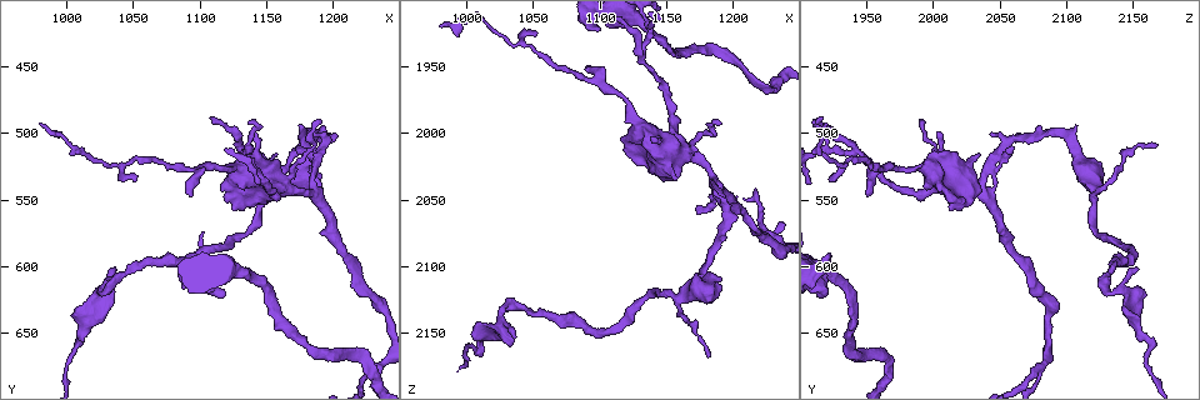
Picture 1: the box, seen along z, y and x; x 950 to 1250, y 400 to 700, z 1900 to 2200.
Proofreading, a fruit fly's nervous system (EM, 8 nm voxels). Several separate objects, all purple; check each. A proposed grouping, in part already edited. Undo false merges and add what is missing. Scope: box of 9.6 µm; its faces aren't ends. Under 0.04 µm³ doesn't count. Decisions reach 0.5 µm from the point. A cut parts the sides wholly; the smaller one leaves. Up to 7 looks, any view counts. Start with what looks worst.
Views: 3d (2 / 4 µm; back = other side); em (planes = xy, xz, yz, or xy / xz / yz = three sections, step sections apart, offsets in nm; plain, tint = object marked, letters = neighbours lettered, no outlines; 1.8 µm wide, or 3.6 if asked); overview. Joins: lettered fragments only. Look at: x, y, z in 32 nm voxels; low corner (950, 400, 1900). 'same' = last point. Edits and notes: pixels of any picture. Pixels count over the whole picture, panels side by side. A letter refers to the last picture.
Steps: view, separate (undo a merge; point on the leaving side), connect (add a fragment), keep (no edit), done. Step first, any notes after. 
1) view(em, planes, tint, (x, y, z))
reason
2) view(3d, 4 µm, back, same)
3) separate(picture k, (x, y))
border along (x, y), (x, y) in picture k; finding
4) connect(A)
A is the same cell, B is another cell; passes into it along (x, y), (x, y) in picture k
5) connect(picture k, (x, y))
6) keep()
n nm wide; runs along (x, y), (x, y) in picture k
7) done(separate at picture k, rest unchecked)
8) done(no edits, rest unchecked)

view(3d, 2 µm, (1100, 592, 1922))
branch stops here

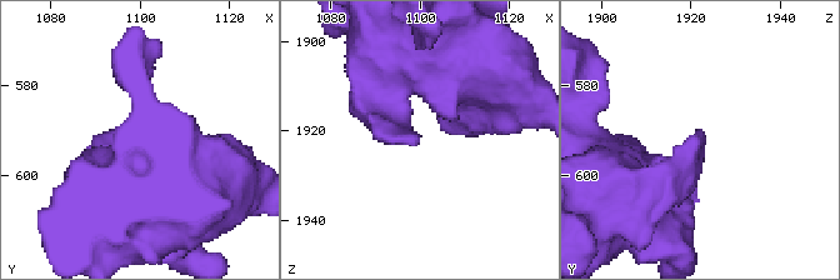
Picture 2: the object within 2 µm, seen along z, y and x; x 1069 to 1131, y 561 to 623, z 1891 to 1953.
view(em, planes, tint, (1099, 592, 1923))

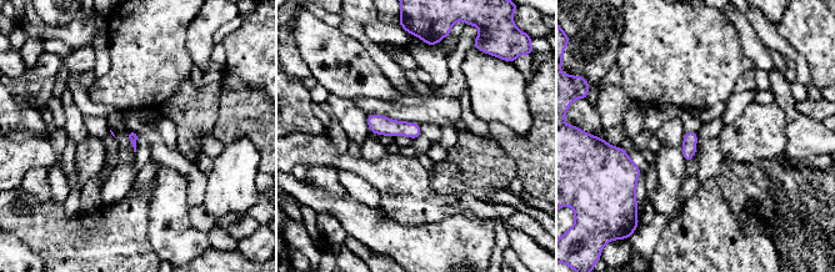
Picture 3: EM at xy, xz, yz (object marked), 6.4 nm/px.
view(em, planes, letters, same)

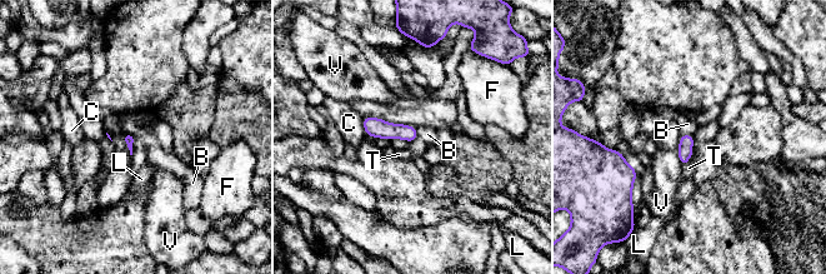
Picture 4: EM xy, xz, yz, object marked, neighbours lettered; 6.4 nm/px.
keep()
B, C, F, L, T and V are other cells; border along (681, 134), (692, 136) in picture 4; none of them fits

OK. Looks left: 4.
view(em, planes, letters, (1096, 546, 1952))
tapers out

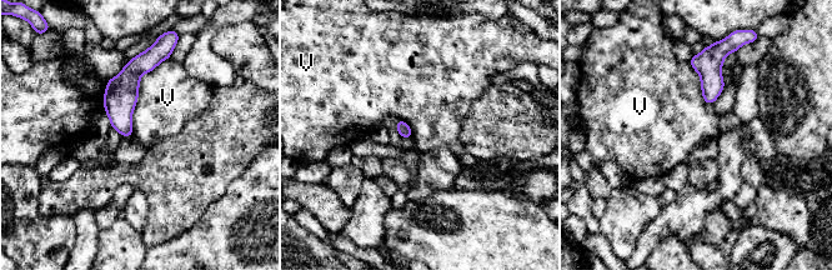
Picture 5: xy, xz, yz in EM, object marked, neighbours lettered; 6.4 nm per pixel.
keep()
V is another cell; border along (169, 56), (140, 78), (131, 135) in picture 5; no lettered fragment goes on from it

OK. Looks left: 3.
view(em, planes, letters, (1174, 510, 2060))
tapers out

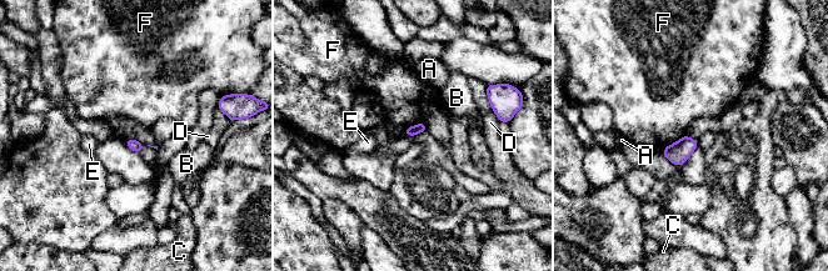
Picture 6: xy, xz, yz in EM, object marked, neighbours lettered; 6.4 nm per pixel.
keep()
A, B, C, D, E and F are other cells; border along (684, 134), (662, 151) in picture 6; no lettered fragment goes on from it

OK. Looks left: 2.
done(no edits, rest unchecked)

